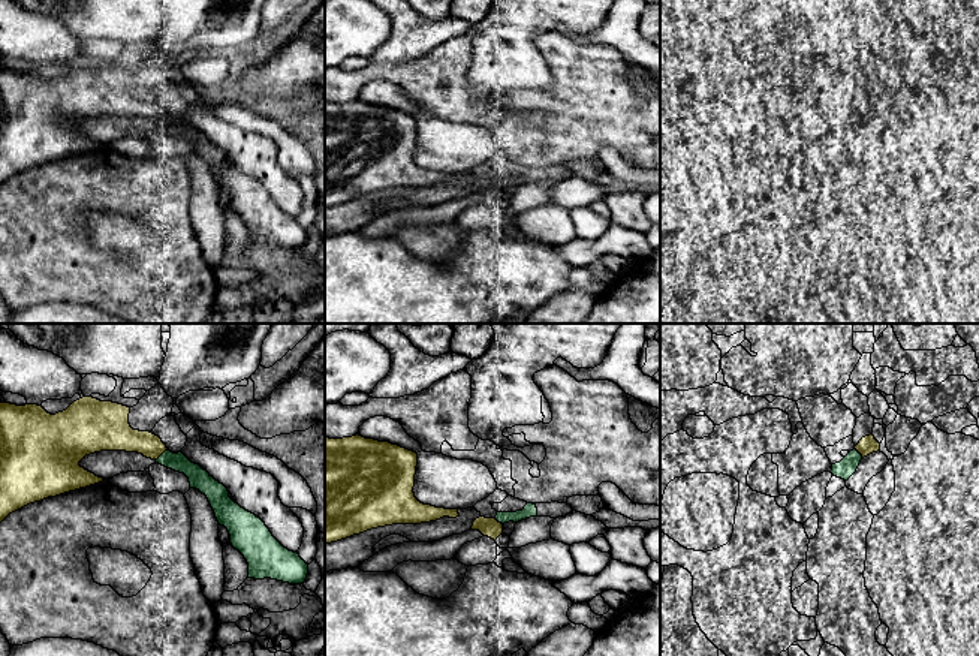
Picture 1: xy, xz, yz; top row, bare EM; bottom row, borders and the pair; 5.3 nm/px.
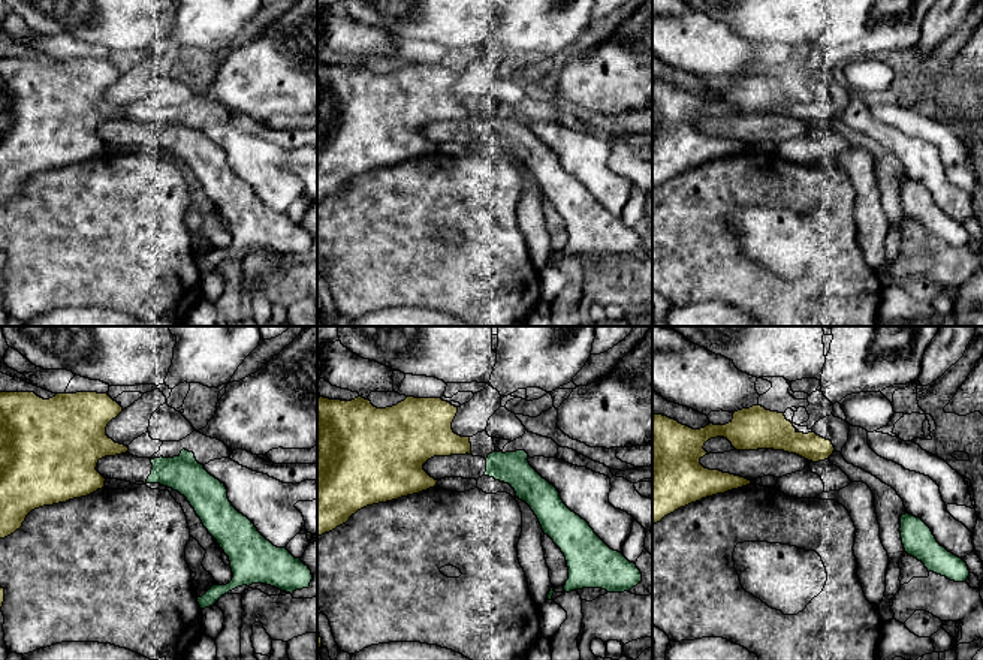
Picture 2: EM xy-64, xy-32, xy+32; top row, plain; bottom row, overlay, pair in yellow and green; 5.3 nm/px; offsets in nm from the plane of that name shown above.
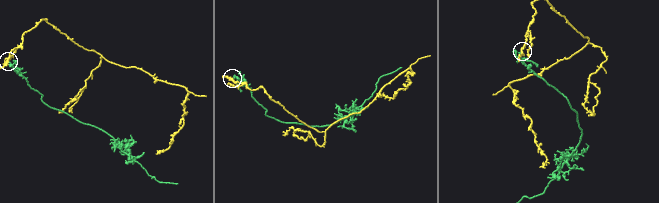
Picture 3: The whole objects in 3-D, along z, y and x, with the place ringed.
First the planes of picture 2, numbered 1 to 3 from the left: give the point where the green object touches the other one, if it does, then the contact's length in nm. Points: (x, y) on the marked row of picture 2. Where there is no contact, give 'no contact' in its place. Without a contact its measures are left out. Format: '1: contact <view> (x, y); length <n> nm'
1: no contact
2: no contact
3: no contact

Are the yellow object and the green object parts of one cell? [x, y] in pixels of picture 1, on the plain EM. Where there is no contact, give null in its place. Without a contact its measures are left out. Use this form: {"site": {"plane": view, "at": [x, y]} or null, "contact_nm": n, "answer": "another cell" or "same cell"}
{"site": {"plane": "xy", "at": [160, 119]}, "contact_nm": 90, "answer": "another cell"}

